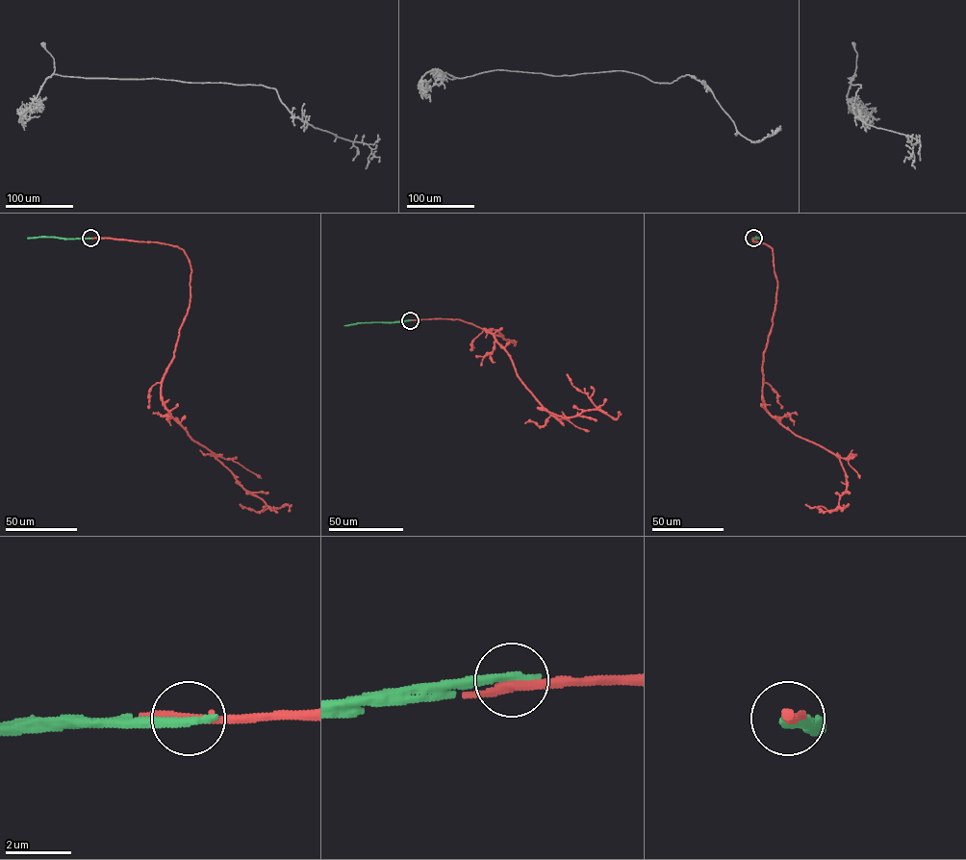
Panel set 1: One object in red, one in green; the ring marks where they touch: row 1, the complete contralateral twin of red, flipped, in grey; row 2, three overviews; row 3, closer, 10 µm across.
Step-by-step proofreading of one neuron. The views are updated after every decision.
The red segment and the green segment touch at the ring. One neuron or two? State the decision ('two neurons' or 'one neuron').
one neuron

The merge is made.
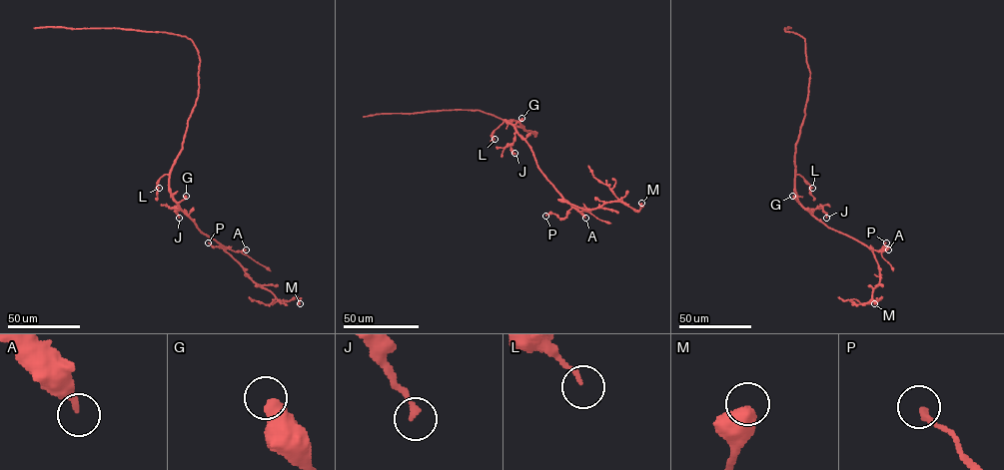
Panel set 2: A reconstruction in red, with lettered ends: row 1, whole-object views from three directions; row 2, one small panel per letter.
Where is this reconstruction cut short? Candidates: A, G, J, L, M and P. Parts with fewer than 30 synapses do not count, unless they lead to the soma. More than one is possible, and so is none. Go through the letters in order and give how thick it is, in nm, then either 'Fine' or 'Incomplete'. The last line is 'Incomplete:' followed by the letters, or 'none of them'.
A: Thickness 240 nm. Fine
G: Thickness 480 nm. Fine
J: Thickness 240 nm. Fine
L: Thickness 150 nm. Fine
M: Thickness 650 nm. Fine
P: Thickness 260 nm. Fine
Incomplete: none of them

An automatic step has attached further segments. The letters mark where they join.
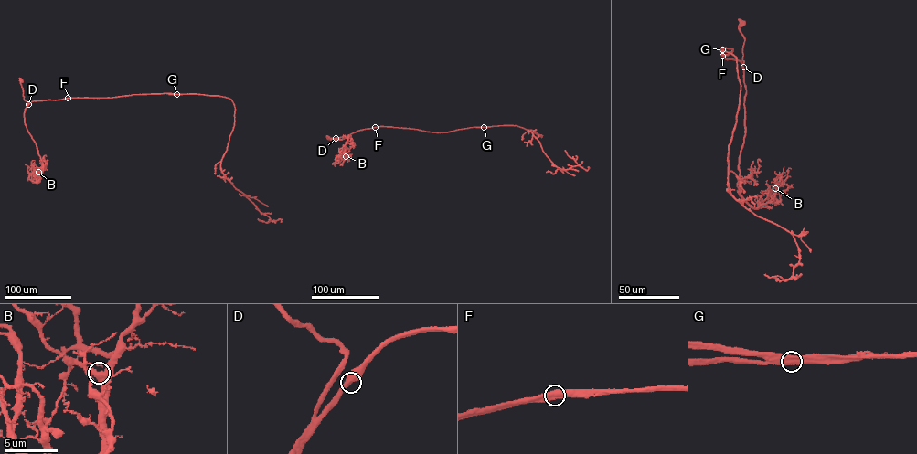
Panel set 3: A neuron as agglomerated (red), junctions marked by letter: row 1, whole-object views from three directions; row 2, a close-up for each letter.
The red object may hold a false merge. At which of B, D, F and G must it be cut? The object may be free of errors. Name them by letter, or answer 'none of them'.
G

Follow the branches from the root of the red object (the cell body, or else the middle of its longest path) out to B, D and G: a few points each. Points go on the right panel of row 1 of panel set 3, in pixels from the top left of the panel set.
B: (741, 24), (746, 95), (745, 137), (739, 163), (740, 193), (750, 205), (758, 208), (772, 201), (775, 188)
D: (741, 24), (740, 30), (744, 39), (743, 67)
G: (741, 24), (743, 69), (741, 61), (721, 55), (732, 48), (722, 49)

